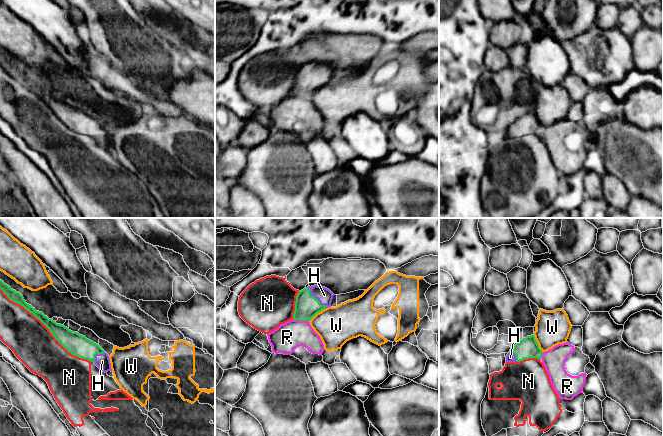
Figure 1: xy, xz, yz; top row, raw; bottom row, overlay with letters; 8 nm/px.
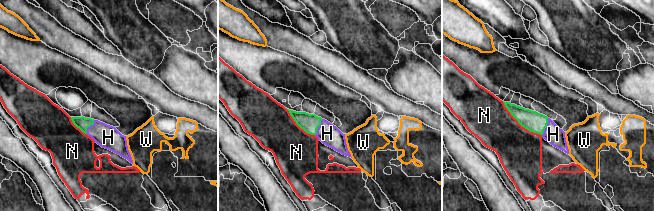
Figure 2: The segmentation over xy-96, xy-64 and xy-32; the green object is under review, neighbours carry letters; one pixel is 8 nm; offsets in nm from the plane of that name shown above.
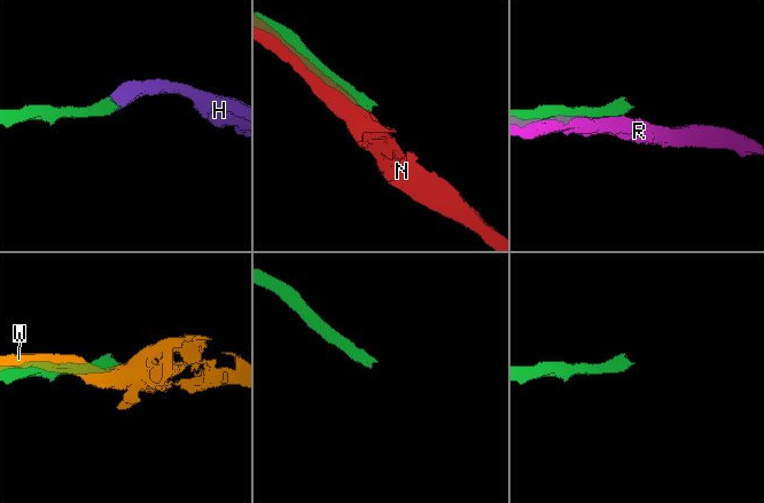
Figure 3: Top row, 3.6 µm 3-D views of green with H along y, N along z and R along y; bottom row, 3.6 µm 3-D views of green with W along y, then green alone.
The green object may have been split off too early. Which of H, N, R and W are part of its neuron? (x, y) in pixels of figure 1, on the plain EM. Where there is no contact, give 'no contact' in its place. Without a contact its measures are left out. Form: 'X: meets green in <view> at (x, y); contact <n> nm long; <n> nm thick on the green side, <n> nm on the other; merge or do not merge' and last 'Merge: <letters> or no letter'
H: meets green in xz at (316, 75); contact 220 nm long; 190 nm thick on the green side, 120 nm on the other; merge
N: meets green in xy at (46, 102); contact 950 nm long; 160 nm thick on the green side, 340 nm on the other; do not merge
R: meets green in xz at (301, 96); contact 130 nm long; 190 nm thick on the green side, 220 nm on the other; do not merge
W: meets green in yz at (537, 120); contact 160 nm long; 160 nm thick on the green side, 280 nm on the other; do not merge
Merge: H

